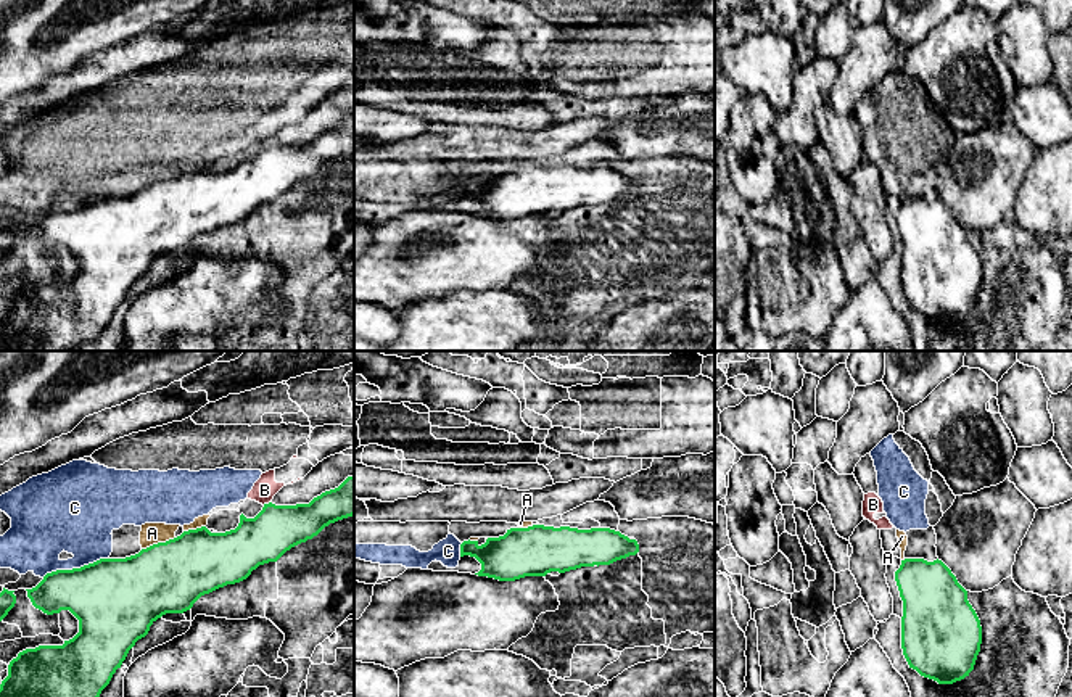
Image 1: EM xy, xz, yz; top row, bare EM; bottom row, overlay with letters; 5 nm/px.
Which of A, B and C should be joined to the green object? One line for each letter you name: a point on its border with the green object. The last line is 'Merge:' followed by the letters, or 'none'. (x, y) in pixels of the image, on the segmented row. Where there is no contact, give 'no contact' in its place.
Merge: none

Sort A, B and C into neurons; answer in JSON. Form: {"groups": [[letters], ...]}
{"groups": [["A", "B", "C"]]}

